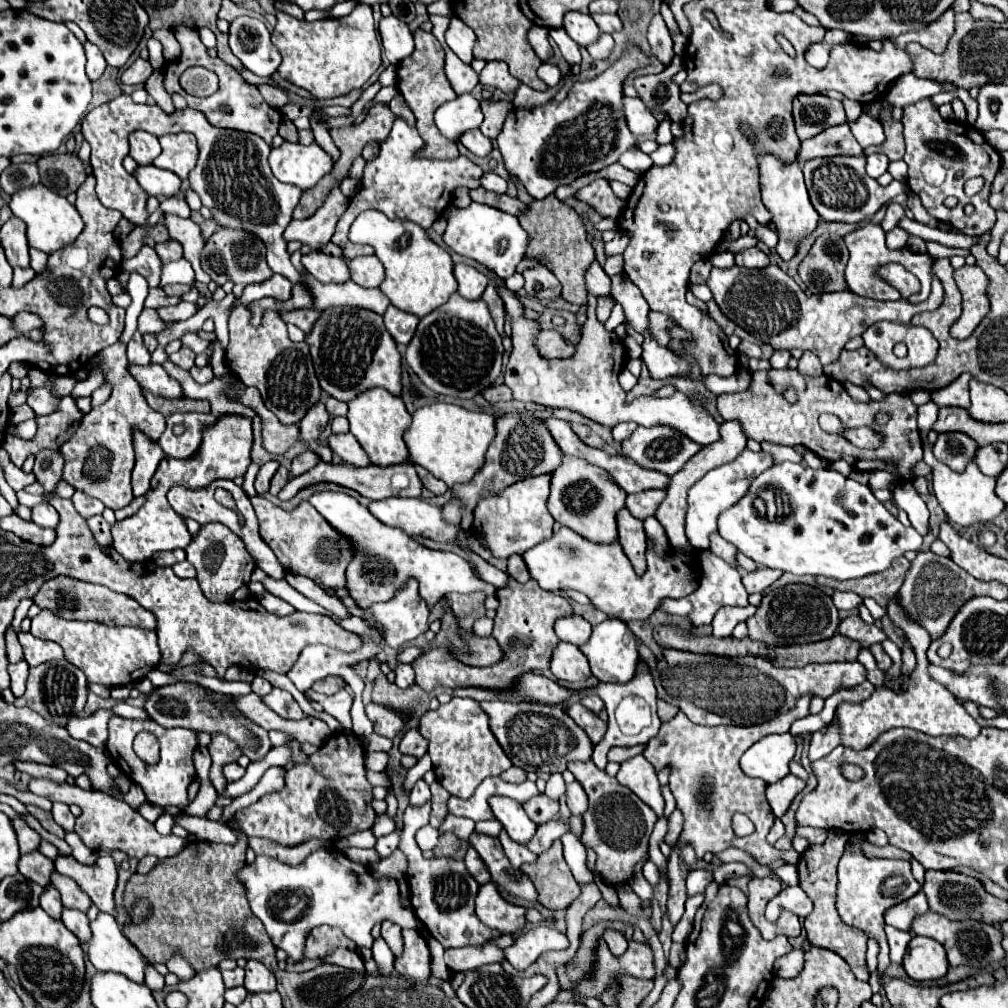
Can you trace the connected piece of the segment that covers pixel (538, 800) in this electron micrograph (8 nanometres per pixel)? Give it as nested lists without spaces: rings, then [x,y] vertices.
[[[539,793],[539,795],[531,797],[527,803],[523,803],[523,809],[525,809],[525,813],[529,815],[531,821],[541,825],[541,823],[547,823],[547,821],[557,817],[559,801],[549,799],[545,793]]]

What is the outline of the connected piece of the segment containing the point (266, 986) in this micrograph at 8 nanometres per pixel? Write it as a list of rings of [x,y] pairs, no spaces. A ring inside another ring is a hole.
[[[251,959],[245,965],[245,989],[249,993],[275,991],[275,975],[263,963]]]

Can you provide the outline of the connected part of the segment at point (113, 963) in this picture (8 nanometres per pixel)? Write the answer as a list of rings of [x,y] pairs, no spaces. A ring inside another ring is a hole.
[[[99,913],[99,917],[91,921],[91,931],[93,937],[87,943],[87,957],[97,971],[123,973],[135,983],[145,983],[147,959],[129,943],[109,913]]]

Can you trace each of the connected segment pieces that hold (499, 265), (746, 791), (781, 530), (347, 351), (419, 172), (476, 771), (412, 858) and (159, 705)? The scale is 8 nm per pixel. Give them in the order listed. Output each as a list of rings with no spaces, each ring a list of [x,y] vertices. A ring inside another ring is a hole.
[[[471,203],[469,207],[447,207],[447,231],[443,235],[445,245],[469,259],[475,259],[477,263],[489,267],[495,271],[501,279],[507,279],[509,275],[515,273],[517,265],[521,259],[527,255],[529,247],[529,233],[519,225],[519,219],[511,213],[505,213],[501,209],[495,209],[491,205],[481,205],[481,203]]]
[[[805,695],[803,699],[799,699],[799,703],[795,705],[795,711],[789,711],[787,715],[777,715],[775,719],[767,723],[749,725],[749,727],[739,727],[739,725],[705,727],[705,725],[697,725],[689,721],[687,715],[679,711],[671,721],[665,721],[659,733],[647,743],[647,749],[643,755],[649,763],[653,763],[657,771],[667,765],[673,767],[669,777],[669,787],[675,795],[677,807],[683,811],[683,817],[685,817],[685,825],[683,825],[683,833],[679,841],[693,843],[697,857],[703,857],[707,851],[721,853],[735,845],[751,853],[761,865],[769,865],[773,861],[783,861],[783,863],[799,861],[797,851],[779,851],[767,843],[765,835],[775,821],[775,815],[765,797],[767,783],[763,779],[747,777],[741,771],[739,759],[761,737],[771,733],[787,733],[795,719],[805,717],[809,713],[811,697],[813,695]],[[735,813],[743,813],[753,821],[755,831],[749,837],[733,835],[731,819]]]
[[[789,461],[773,465],[771,469],[763,471],[759,477],[753,479],[747,495],[739,503],[735,503],[735,507],[729,507],[727,511],[723,511],[723,515],[719,515],[719,535],[763,567],[781,569],[795,575],[825,575],[839,581],[881,573],[893,563],[893,559],[903,557],[907,551],[919,551],[923,545],[923,537],[913,527],[905,527],[897,517],[893,517],[885,509],[885,505],[873,495],[869,485],[861,485],[859,481],[843,477],[833,469],[811,469]],[[767,487],[785,489],[791,507],[789,515],[775,519],[775,515],[783,515],[783,511],[787,511],[787,499],[783,499],[779,491]]]
[[[329,307],[321,313],[305,341],[311,347],[311,359],[321,389],[331,397],[351,401],[373,387],[401,395],[401,355],[377,313],[359,307]]]
[[[397,117],[393,123],[393,129],[389,133],[389,139],[381,143],[381,151],[377,159],[365,165],[365,173],[361,179],[361,187],[355,197],[351,197],[347,211],[341,215],[335,227],[333,243],[339,245],[345,253],[345,257],[351,261],[359,255],[371,255],[373,247],[369,245],[355,245],[349,241],[349,227],[355,221],[355,217],[361,211],[377,209],[387,213],[389,219],[399,221],[413,221],[423,229],[429,229],[431,223],[439,217],[439,199],[441,199],[441,213],[451,203],[451,191],[457,187],[479,187],[479,177],[483,175],[483,169],[469,161],[467,157],[457,157],[451,161],[437,161],[437,159],[415,159],[415,151],[423,145],[423,139],[419,137],[415,127],[409,127],[405,119]]]
[[[453,697],[447,705],[439,705],[437,711],[423,713],[419,731],[423,737],[429,739],[429,755],[437,781],[451,795],[457,795],[461,799],[469,799],[485,777],[501,775],[513,765],[499,745],[497,737],[493,735],[487,713],[475,699]]]
[[[431,801],[425,805],[409,805],[405,809],[405,825],[403,825],[403,839],[399,849],[409,859],[407,881],[411,887],[411,903],[419,915],[419,919],[427,925],[433,937],[445,947],[465,947],[465,945],[479,945],[491,937],[497,937],[489,927],[485,927],[475,915],[475,895],[479,891],[479,883],[469,875],[463,861],[455,859],[423,859],[422,851],[415,841],[416,832],[429,823]]]
[[[173,683],[159,687],[153,691],[145,703],[145,711],[151,719],[155,719],[161,727],[187,727],[195,731],[207,731],[207,733],[223,733],[235,743],[239,743],[239,749],[251,759],[251,761],[261,761],[269,749],[271,741],[269,735],[263,727],[247,719],[237,707],[235,699],[231,695],[225,695],[223,701],[213,701],[209,695],[209,689],[199,685],[199,683]]]

